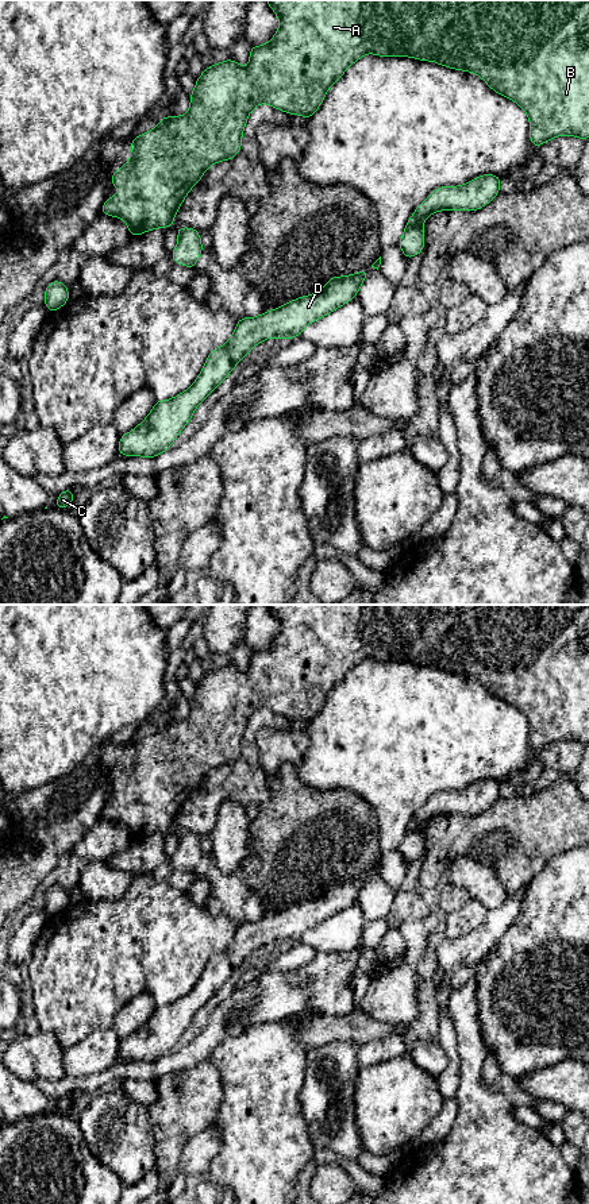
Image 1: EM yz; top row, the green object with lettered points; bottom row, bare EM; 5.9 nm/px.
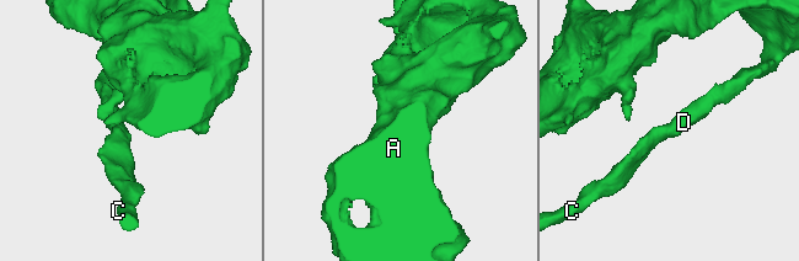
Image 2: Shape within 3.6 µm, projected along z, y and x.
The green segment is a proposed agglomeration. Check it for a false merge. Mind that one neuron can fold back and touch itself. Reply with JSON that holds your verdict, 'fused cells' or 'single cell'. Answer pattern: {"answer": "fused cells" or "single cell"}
{"answer": "single cell"}

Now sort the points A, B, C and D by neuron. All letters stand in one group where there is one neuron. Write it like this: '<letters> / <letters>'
A B C D

